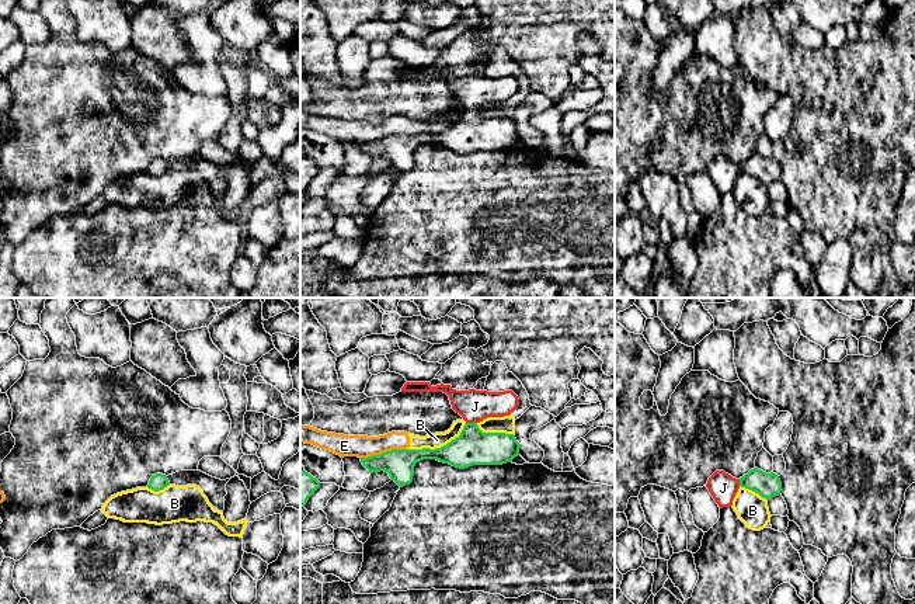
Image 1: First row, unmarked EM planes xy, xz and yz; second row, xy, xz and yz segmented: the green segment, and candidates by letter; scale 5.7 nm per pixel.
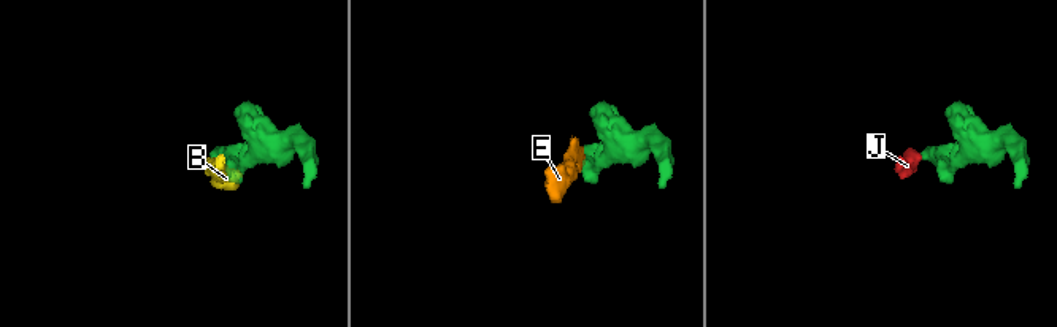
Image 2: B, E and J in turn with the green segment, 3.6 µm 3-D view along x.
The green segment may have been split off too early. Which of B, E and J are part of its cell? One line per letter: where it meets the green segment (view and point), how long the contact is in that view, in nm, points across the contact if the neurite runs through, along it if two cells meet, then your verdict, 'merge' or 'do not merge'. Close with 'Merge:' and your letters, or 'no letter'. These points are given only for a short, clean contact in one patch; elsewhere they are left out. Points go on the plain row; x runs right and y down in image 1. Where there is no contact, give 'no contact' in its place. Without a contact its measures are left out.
B: meets green in xz at (438, 134); contact 380 nm long; do not merge
E: meets green in xz at (383, 138); contact 280 nm long; border along xz (406, 134), (392, 134), (361, 143); do not merge
J: meets green in xz at (472, 108); contact 60 nm long; runs through xz (473, 132), (472, 108), (475, 92); merge
Merge: J

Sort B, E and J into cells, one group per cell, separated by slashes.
B E / J

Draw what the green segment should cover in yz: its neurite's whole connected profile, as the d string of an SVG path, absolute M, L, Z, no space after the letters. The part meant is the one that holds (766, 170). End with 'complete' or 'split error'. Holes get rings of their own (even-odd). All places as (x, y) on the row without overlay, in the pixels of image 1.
M758 153L751 155L740 164L733 163L724 156L716 156L707 166L706 173L720 194L731 192L740 173L749 174L761 183L769 185L779 181L782 169L776 159L766 159Z; split error

